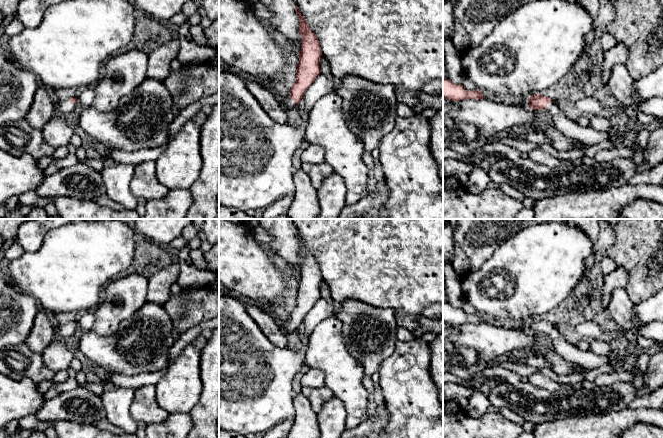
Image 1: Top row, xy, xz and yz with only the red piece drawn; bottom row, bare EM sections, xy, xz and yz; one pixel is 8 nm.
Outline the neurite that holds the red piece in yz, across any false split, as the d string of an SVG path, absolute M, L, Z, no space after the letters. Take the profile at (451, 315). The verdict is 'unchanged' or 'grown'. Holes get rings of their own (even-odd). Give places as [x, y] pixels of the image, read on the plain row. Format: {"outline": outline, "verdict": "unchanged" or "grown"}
{"outline": "M443 302L443 321L451 325L460 325L466 323L483 323L483 316L466 314L462 308L454 308L447 302Z", "verdict": "unchanged"}

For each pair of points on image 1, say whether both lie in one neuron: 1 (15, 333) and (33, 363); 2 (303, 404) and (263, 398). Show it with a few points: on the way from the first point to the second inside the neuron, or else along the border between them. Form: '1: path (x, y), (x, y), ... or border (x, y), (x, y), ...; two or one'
1: border (24, 342), (10, 346); two
2: border (294, 392), (294, 418), (292, 420); two

